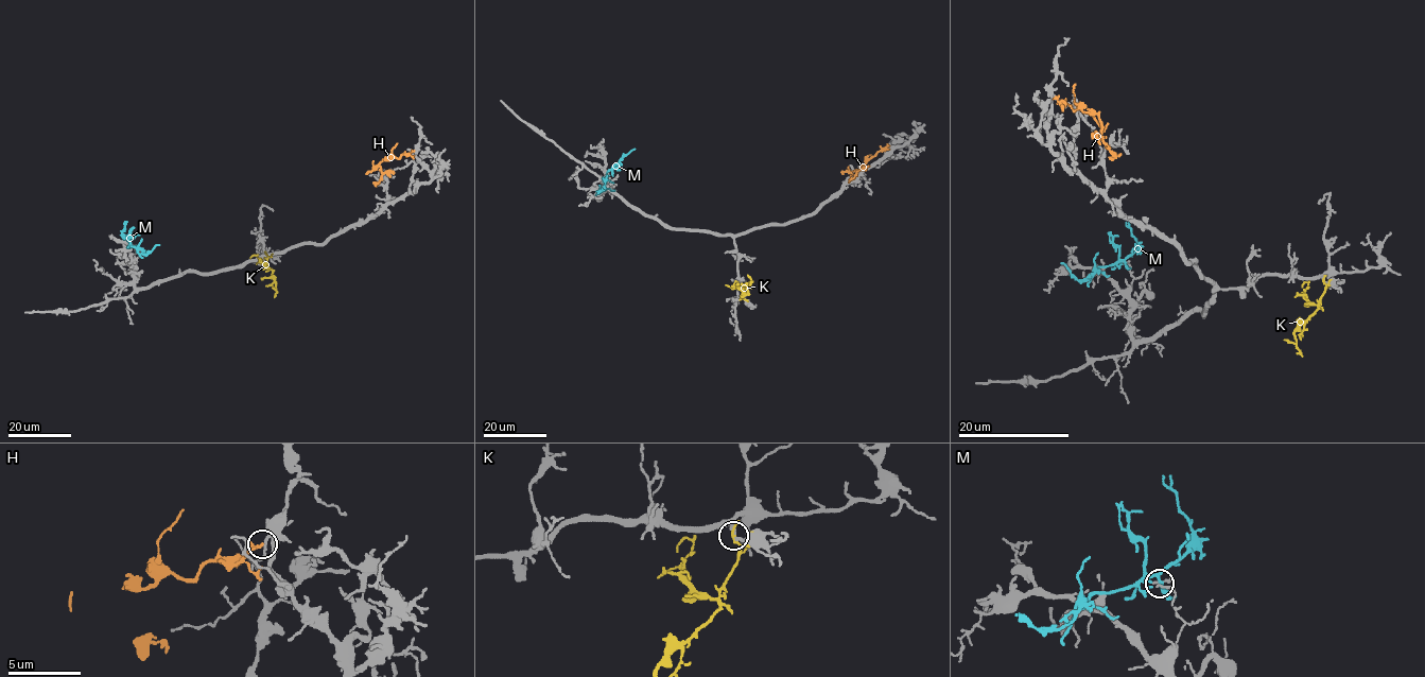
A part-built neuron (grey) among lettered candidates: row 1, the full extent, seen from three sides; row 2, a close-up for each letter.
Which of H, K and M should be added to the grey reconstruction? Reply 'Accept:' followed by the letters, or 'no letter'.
Accept: no letter

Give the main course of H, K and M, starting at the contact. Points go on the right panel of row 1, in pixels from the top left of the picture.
H: (1055, 97), (1074, 110), (1097, 115), (1100, 137), (1108, 149), (1122, 153)
K: (1323, 280), (1325, 290), (1318, 308), (1295, 333), (1302, 357)
M: (1124, 262), (1118, 260), (1097, 270), (1088, 279), (1078, 280), (1060, 262)

